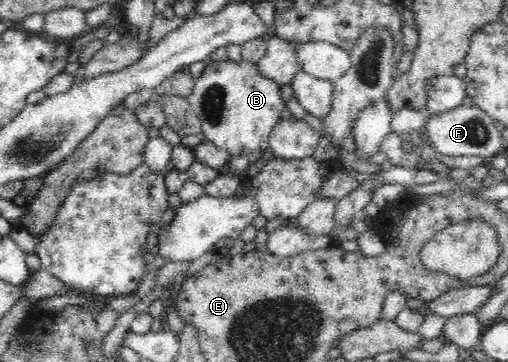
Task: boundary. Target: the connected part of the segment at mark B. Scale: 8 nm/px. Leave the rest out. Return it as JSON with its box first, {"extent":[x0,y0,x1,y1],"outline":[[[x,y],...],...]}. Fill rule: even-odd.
{"extent":[186,58,286,157],"outline":[[[244,58],[239,63],[229,59],[209,60],[195,82],[193,93],[186,98],[201,122],[204,137],[233,157],[245,157],[255,151],[269,153],[269,137],[286,108],[277,82],[261,75],[258,63]]]}

